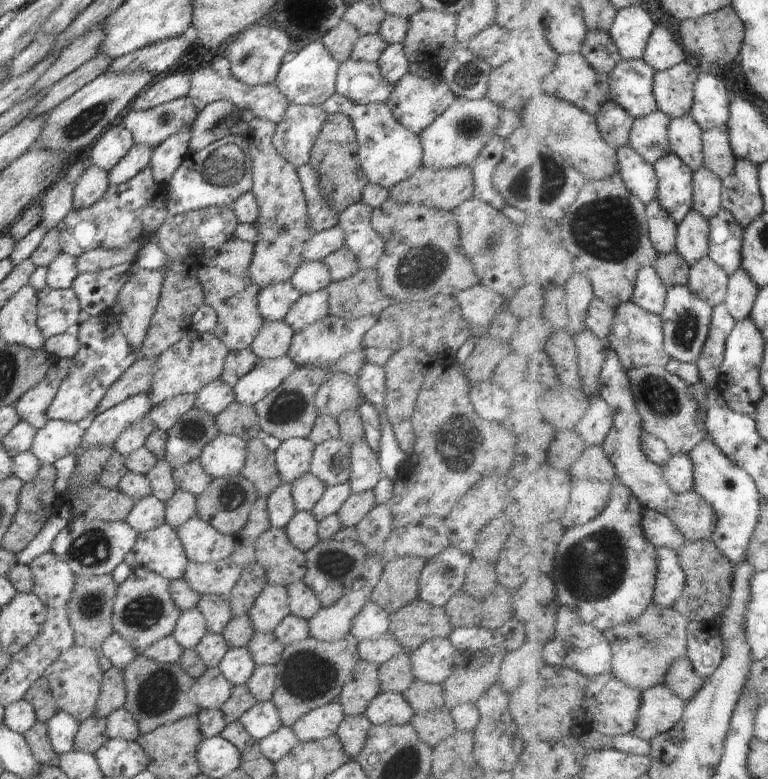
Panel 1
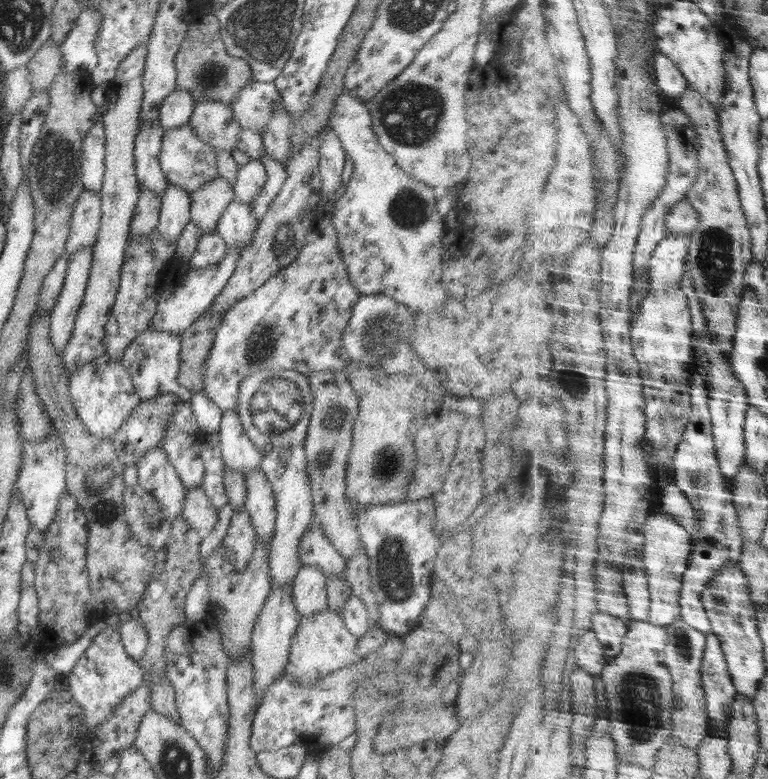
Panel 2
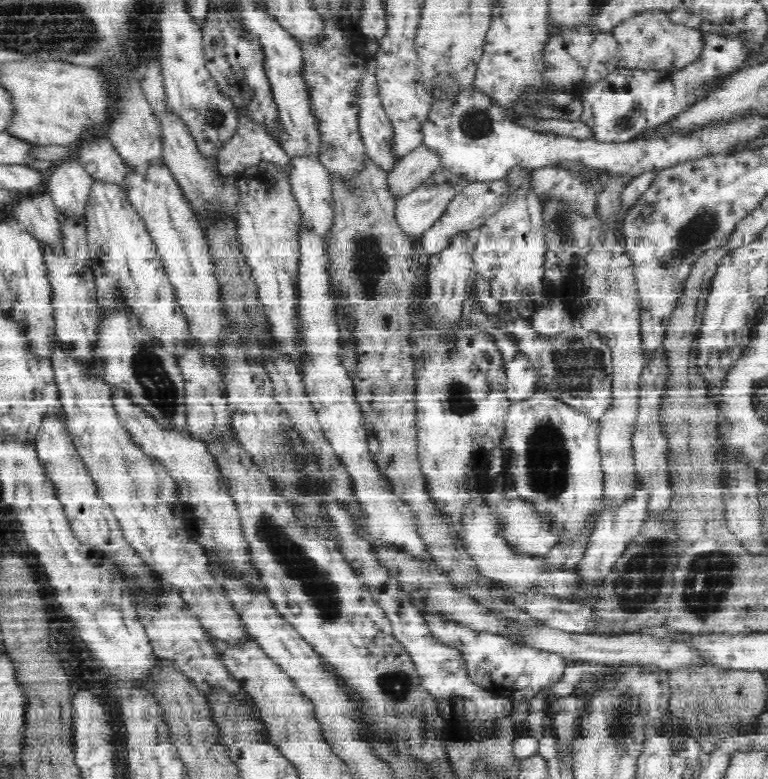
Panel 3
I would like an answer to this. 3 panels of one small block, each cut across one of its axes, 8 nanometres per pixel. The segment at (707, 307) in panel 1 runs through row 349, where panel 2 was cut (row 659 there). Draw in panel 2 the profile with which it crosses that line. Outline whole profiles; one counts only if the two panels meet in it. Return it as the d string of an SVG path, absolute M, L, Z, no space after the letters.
M682 618L667 627L670 639L667 646L667 662L675 678L675 710L673 736L684 745L700 750L704 739L711 734L711 715L708 710L707 692L703 681L703 662L707 652L707 634L684 622Z

